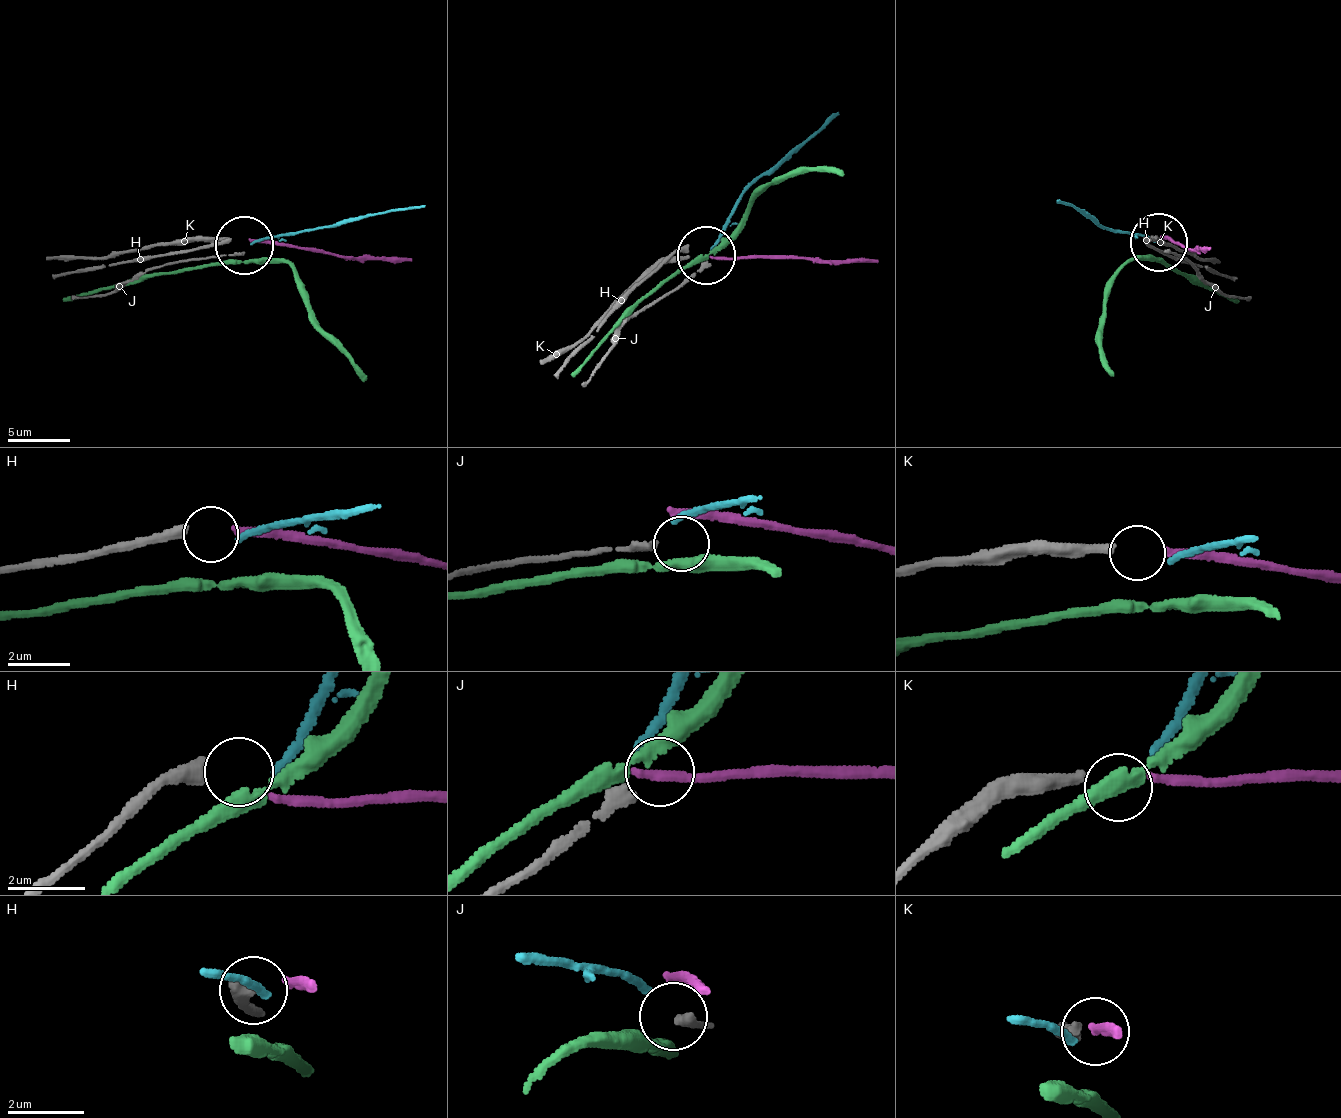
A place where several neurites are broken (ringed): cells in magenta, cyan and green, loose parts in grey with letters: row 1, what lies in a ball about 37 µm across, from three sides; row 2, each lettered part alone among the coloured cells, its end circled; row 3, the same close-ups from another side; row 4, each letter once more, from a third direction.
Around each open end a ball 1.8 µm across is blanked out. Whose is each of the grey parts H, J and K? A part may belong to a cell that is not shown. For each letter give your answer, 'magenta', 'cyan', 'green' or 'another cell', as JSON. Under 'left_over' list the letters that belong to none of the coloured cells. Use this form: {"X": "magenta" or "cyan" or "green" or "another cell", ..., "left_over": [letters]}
{"H": "another cell", "J": "another cell", "K": "magenta", "left_over": ["H", "J"]}

